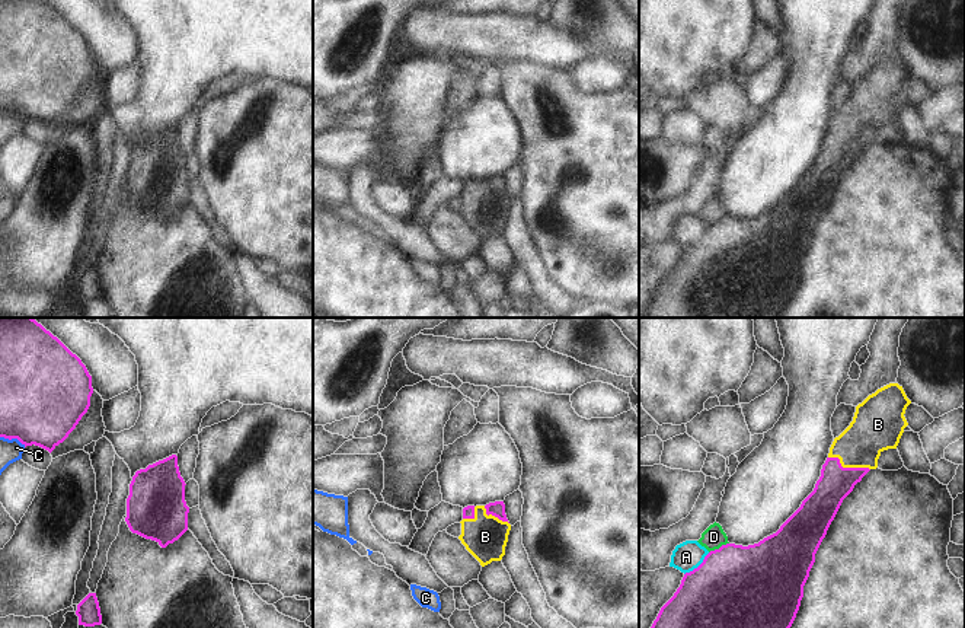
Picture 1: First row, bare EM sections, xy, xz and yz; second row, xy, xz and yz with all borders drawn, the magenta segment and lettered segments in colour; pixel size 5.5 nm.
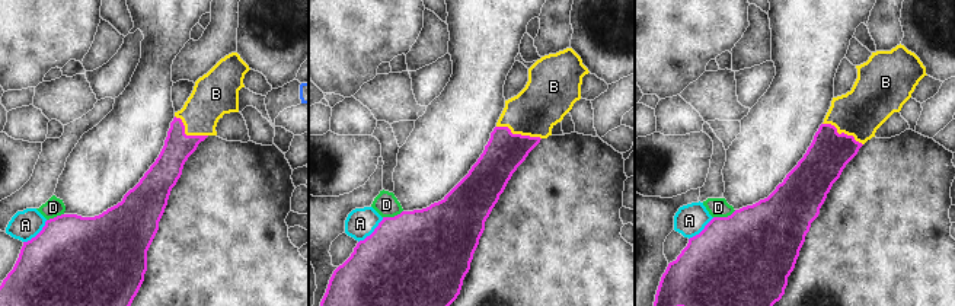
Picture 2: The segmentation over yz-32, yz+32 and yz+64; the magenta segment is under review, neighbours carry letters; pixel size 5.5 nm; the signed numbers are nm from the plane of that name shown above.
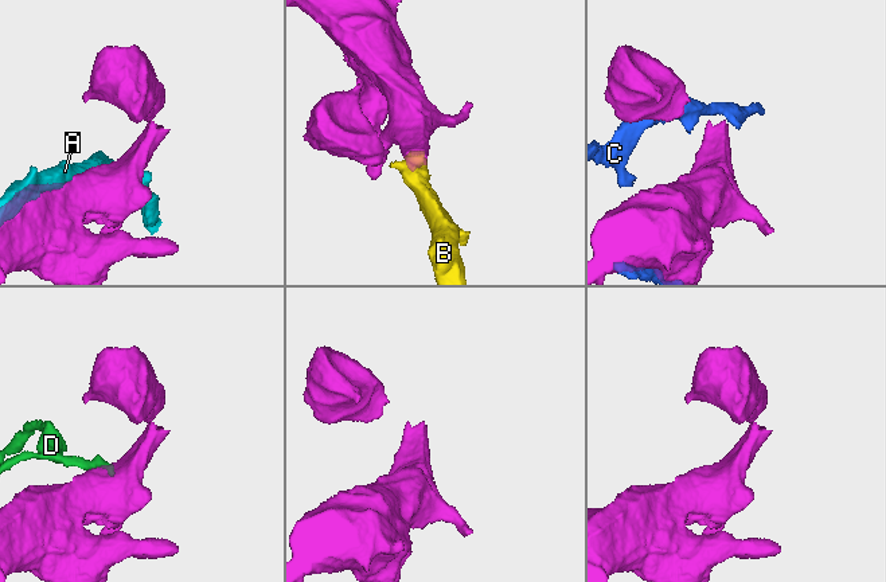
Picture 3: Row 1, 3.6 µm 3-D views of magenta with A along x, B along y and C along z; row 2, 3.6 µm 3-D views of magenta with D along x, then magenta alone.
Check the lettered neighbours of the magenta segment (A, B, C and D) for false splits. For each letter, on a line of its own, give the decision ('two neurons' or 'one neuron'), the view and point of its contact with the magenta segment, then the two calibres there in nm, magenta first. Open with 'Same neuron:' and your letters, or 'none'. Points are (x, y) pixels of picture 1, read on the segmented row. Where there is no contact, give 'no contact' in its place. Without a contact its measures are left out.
Same neuron: B
A: two neurons; meets magenta in yz at (699, 566); 460 nm thick on the magenta side, 160 nm on the other
B: one neuron; meets magenta in yz at (847, 468); 190 nm thick on the magenta side, 260 nm on the other
C: two neurons; meets magenta in xy at (13, 437); 460 nm thick on the magenta side, 130 nm on the other
D: two neurons; meets magenta in yz at (719, 548); 460 nm thick on the magenta side, 120 nm on the other

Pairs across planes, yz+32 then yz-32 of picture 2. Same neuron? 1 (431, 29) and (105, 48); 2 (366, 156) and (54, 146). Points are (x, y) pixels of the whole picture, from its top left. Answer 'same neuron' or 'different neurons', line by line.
1: same neuron
2: different neurons

